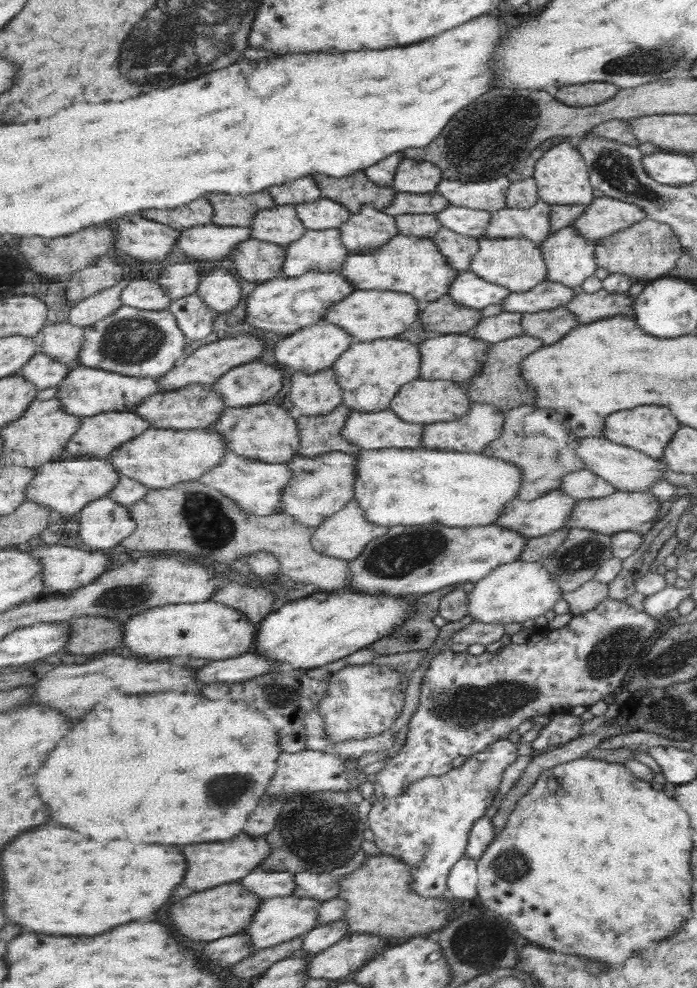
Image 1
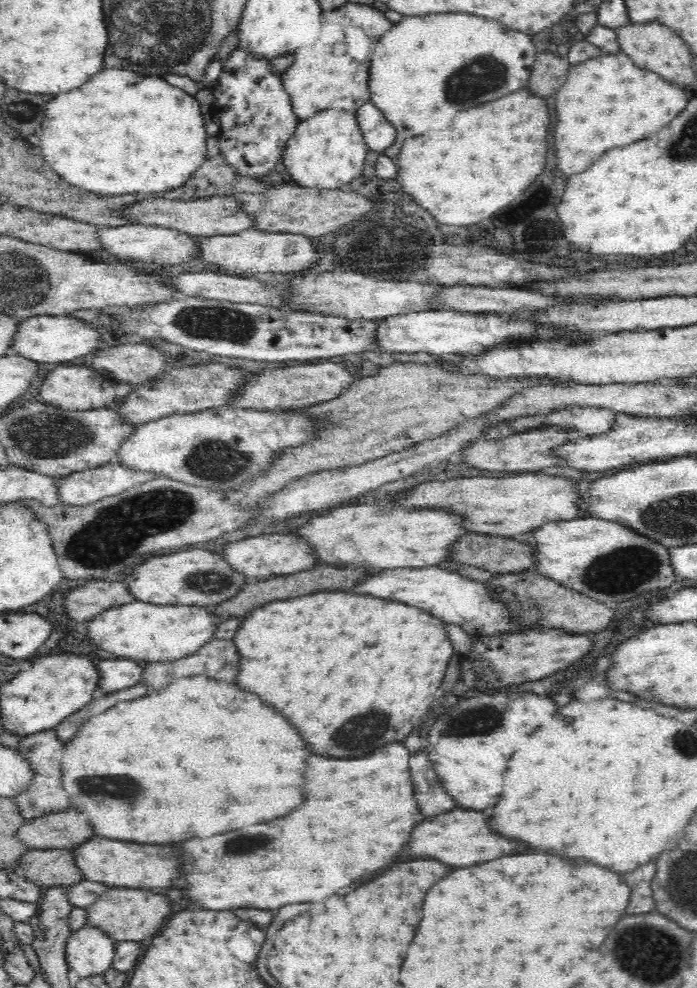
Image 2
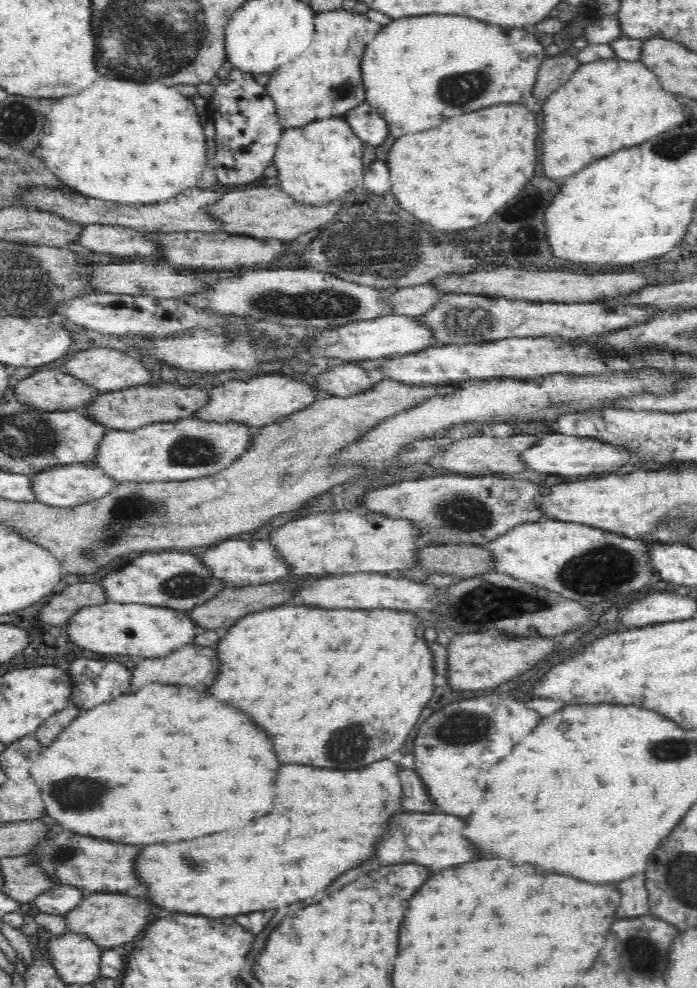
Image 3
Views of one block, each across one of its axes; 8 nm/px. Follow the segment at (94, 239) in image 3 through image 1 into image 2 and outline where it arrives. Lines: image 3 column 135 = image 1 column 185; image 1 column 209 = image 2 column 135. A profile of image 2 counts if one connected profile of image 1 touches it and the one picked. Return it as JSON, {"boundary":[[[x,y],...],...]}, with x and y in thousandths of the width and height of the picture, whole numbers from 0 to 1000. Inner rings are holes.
{"boundary":[[[178,227],[178,229],[141,229],[138,233],[143,251],[169,259],[172,263],[204,263],[204,265],[224,265],[224,267],[258,267],[270,265],[278,267],[278,259],[284,247],[278,239],[264,237],[258,233],[241,233],[232,229],[204,229],[204,227]]]}

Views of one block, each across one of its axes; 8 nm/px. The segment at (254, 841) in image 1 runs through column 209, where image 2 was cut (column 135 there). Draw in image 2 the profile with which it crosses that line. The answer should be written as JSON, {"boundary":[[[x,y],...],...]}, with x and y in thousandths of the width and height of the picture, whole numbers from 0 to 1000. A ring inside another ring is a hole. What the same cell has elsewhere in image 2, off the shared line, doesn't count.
{"boundary":[[[132,846],[109,856],[103,856],[103,870],[126,893],[143,893],[155,901],[209,901],[235,899],[250,895],[255,889],[255,860],[247,856],[207,856],[195,852],[169,852],[146,846]]]}

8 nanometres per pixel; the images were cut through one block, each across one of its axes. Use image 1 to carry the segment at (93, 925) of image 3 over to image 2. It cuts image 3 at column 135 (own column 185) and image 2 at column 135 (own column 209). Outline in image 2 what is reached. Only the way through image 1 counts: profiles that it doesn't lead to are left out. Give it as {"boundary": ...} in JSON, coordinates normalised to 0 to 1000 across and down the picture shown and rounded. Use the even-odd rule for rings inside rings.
{"boundary":[[[164,899],[164,901],[152,901],[149,905],[143,905],[143,909],[123,917],[123,937],[132,939],[143,939],[161,953],[201,953],[209,947],[224,945],[232,939],[235,929],[244,925],[244,913],[230,907],[230,905],[218,905],[209,901],[175,901],[175,899]]]}

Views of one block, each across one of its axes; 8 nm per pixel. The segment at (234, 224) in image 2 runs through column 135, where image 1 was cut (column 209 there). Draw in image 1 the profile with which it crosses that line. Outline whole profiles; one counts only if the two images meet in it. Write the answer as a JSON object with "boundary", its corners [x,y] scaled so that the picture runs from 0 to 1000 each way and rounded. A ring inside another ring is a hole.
{"boundary":[[[286,200],[283,204],[274,204],[271,209],[260,209],[257,213],[208,213],[199,217],[263,235],[263,233],[274,233],[277,229],[306,227],[308,211],[297,200]]]}

